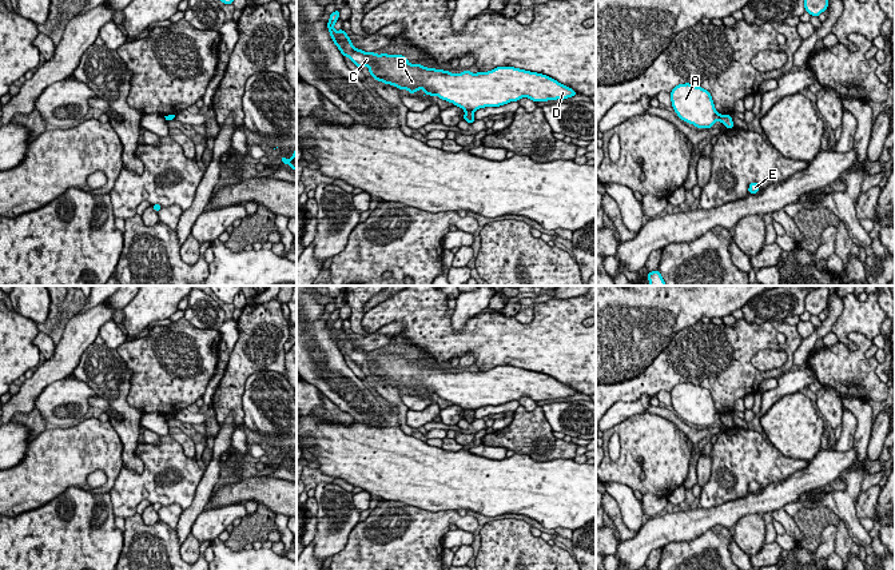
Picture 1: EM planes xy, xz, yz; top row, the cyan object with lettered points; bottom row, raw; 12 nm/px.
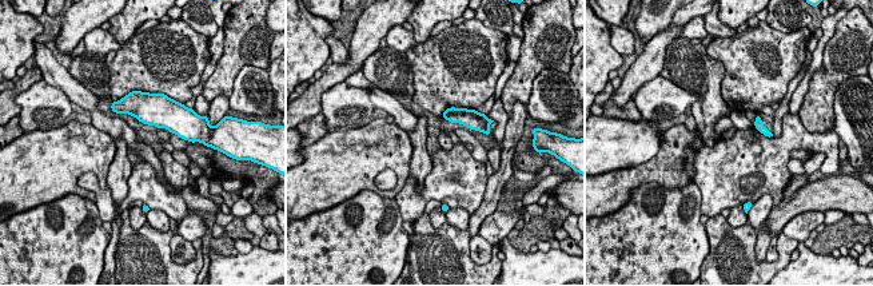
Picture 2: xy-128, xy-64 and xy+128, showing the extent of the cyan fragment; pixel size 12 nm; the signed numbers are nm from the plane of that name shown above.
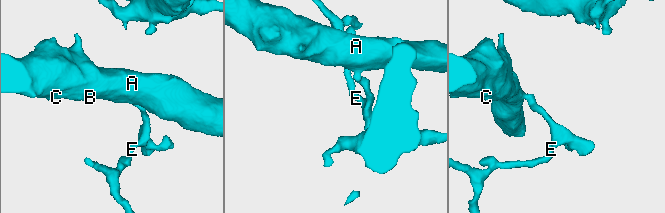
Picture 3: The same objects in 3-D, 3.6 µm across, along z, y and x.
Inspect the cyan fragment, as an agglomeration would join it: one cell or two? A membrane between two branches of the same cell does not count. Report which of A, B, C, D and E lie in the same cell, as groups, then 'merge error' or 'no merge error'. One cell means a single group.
groups A B C D / E; merge error

